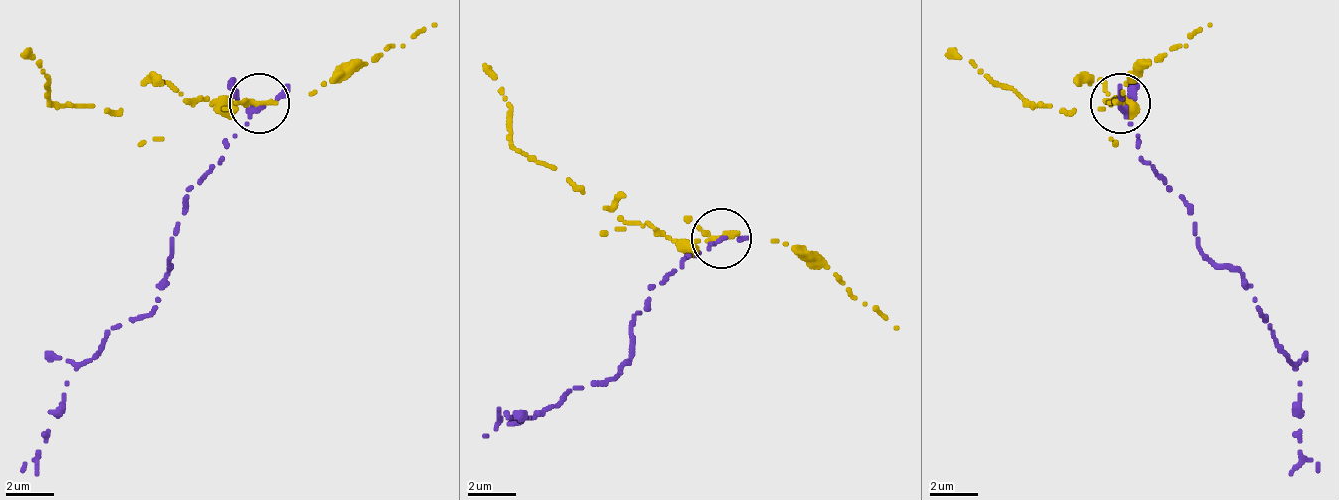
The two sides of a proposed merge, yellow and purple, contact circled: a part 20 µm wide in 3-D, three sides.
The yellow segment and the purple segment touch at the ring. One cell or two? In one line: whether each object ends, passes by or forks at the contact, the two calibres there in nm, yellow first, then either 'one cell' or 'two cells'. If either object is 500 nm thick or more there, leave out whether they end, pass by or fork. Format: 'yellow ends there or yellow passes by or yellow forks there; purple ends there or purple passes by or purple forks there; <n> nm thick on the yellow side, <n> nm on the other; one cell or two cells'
yellow ends there; purple passes by; 320 nm thick on the yellow side, 170 nm on the other; two cells

